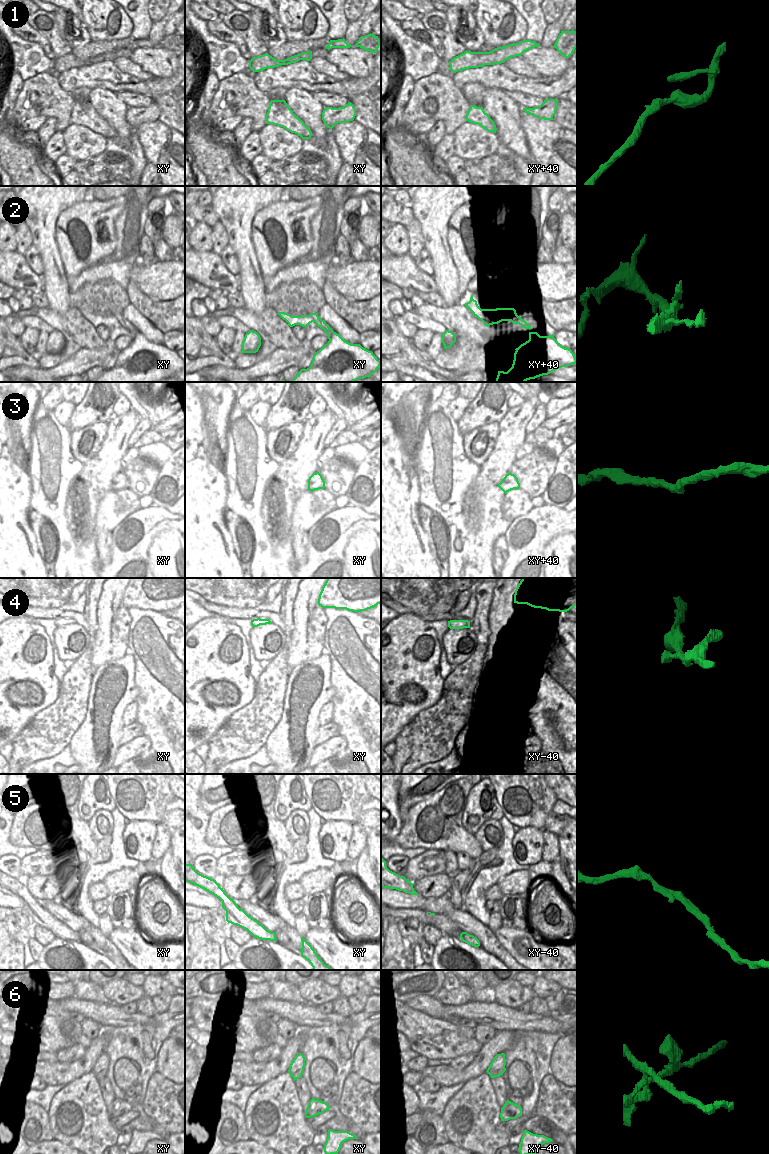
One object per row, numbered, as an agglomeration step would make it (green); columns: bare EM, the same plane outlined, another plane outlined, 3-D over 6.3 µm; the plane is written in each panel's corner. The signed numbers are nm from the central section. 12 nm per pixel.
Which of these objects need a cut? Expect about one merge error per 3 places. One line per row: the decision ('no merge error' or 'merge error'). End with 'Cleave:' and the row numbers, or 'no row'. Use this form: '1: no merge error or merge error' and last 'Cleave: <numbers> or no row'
1: no merge error
2: no merge error
3: no merge error
4: no merge error
5: no merge error
6: merge error
Cleave: 6

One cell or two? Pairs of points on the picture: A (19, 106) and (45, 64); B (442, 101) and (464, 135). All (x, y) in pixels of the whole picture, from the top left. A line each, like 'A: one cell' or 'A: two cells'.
A: two cells
B: two cells

